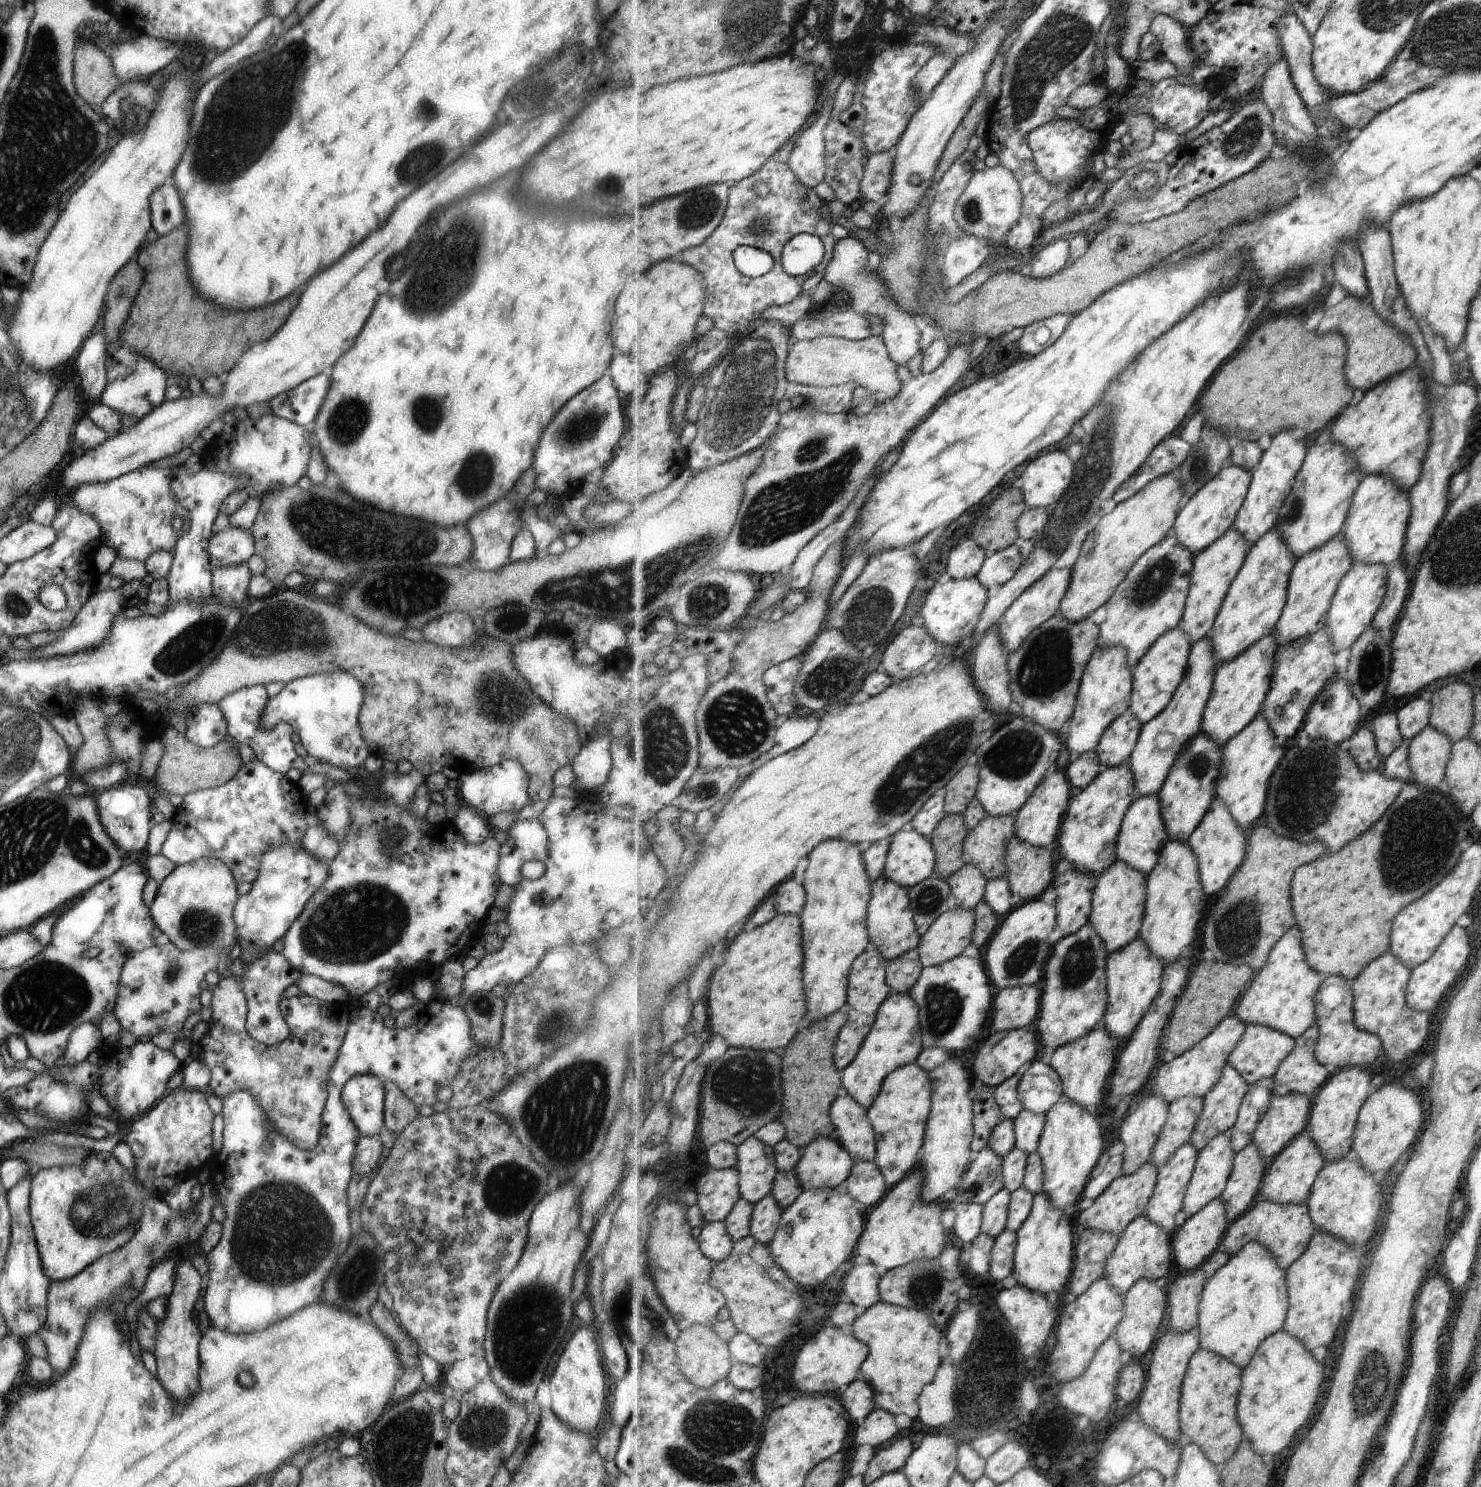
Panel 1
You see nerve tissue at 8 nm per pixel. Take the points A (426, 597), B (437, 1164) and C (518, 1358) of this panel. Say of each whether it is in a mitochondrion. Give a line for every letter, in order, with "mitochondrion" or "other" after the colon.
A: mitochondrion
B: other
C: mitochondrion

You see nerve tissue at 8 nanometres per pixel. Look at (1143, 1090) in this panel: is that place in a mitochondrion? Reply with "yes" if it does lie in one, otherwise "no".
no

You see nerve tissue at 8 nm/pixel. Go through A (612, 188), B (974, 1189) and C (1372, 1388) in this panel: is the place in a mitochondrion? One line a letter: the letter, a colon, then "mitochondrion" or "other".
A: mitochondrion
B: other
C: mitochondrion

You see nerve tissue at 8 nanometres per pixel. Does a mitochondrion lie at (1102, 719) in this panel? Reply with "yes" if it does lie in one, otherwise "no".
no

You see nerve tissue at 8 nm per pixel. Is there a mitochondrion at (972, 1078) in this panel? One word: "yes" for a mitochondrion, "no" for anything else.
no

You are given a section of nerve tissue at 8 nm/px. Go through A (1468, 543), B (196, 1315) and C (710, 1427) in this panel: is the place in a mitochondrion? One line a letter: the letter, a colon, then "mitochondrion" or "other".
A: mitochondrion
B: other
C: mitochondrion

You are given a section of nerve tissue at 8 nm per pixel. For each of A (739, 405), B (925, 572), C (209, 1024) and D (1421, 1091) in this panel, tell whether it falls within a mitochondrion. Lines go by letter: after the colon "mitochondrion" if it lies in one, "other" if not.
A: mitochondrion
B: other
C: other
D: other

